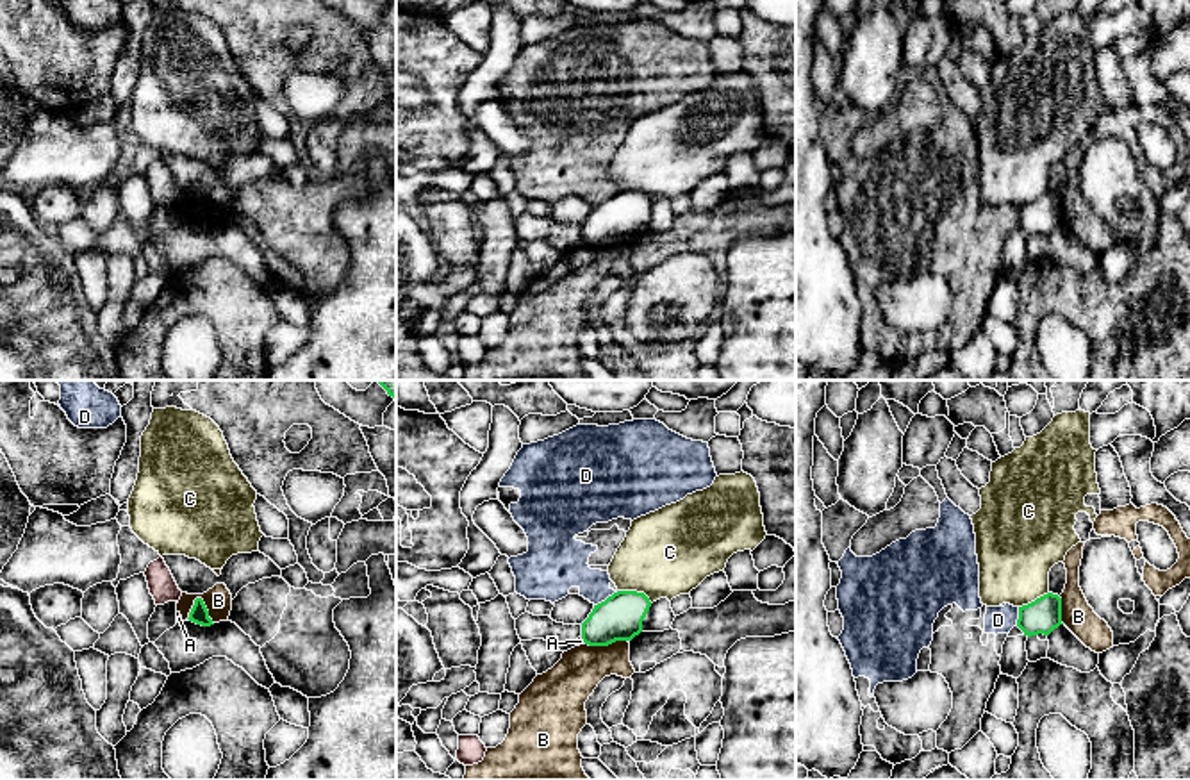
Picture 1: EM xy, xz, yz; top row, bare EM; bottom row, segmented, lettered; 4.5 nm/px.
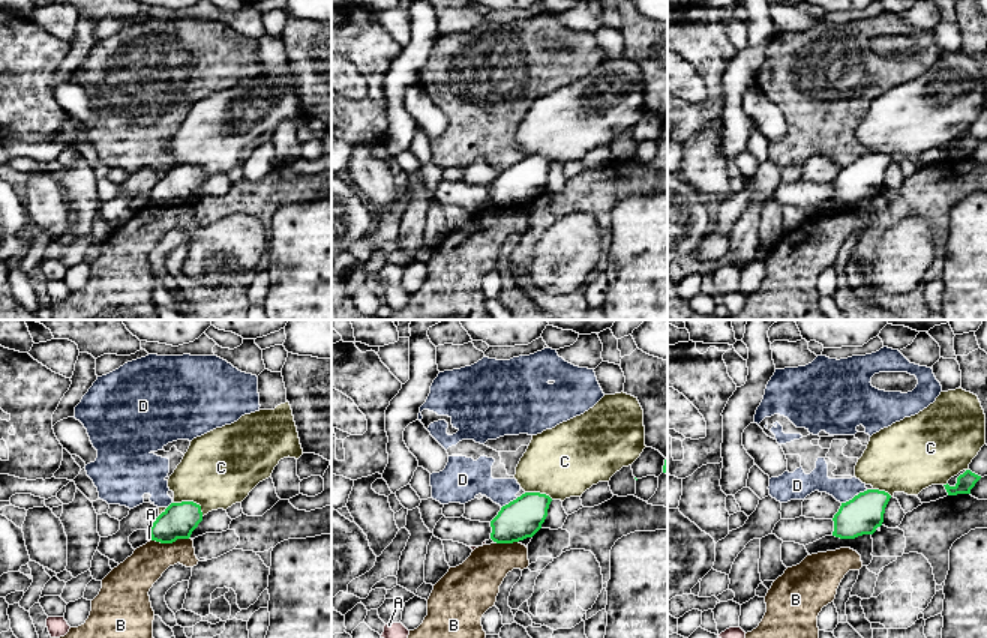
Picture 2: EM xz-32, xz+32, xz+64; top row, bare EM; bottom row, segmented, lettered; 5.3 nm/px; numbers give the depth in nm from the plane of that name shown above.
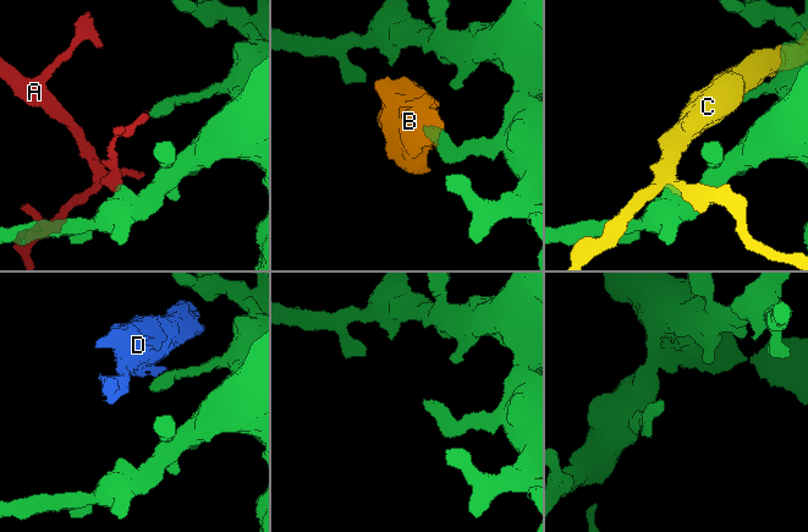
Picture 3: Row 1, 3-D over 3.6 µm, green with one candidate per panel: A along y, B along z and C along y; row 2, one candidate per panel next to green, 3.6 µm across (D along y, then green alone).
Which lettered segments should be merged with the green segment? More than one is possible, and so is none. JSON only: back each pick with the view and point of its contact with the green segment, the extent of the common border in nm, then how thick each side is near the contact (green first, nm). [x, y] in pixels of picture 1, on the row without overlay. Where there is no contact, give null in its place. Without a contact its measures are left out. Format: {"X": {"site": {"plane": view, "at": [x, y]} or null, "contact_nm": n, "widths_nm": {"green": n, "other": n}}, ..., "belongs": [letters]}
{"belongs": []}

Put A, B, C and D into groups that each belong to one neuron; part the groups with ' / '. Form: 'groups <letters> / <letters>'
groups A / B / C / D

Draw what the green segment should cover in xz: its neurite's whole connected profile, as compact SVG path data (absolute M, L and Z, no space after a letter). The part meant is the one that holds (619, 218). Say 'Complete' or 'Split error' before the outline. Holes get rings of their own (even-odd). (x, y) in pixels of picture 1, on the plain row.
Complete. M617 191L594 205L582 223L582 241L589 246L608 246L632 241L642 232L642 221L651 207L649 198L637 191Z

